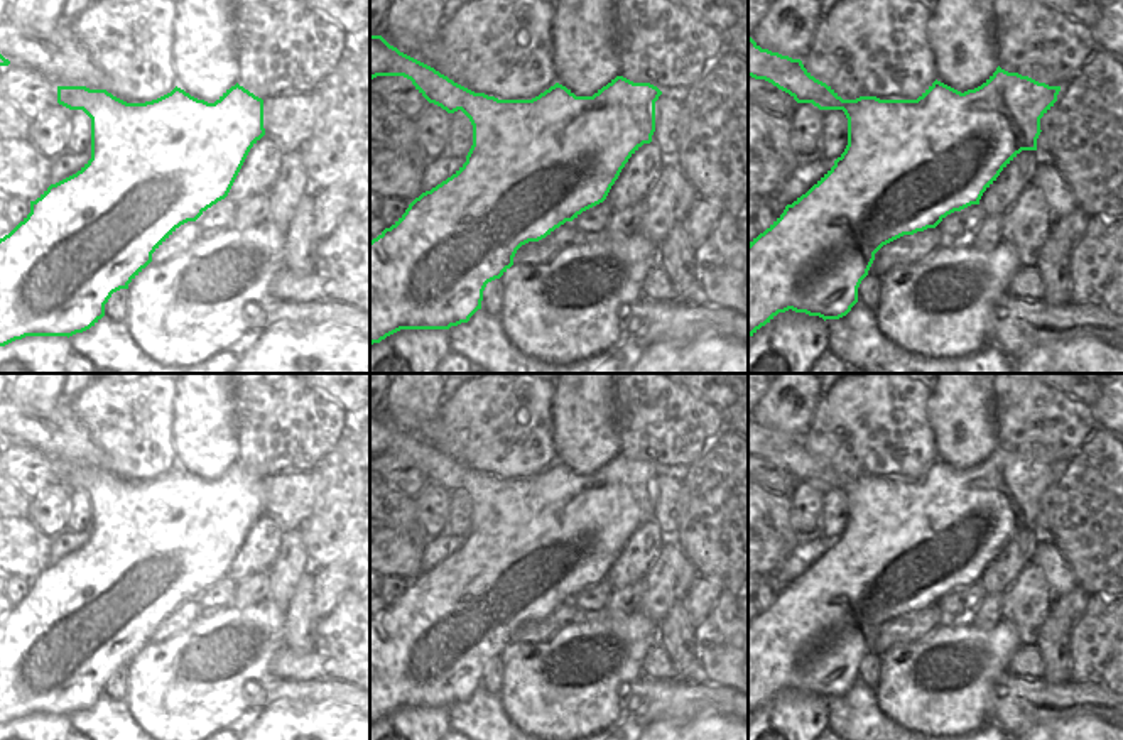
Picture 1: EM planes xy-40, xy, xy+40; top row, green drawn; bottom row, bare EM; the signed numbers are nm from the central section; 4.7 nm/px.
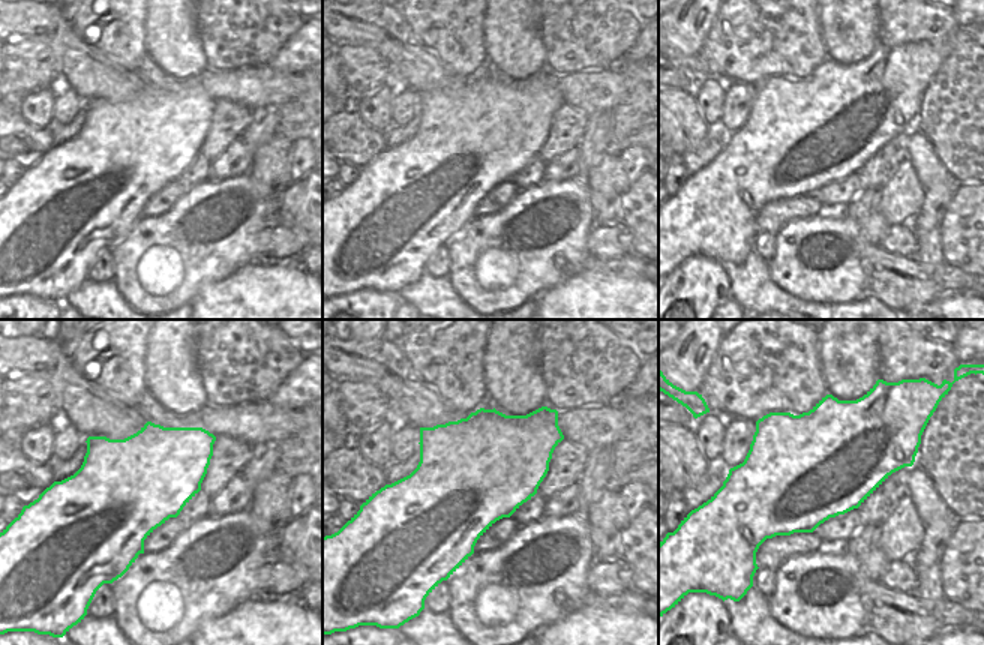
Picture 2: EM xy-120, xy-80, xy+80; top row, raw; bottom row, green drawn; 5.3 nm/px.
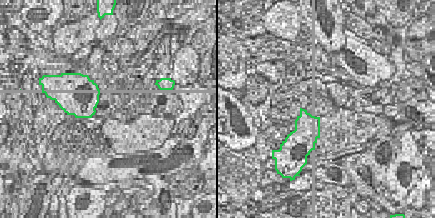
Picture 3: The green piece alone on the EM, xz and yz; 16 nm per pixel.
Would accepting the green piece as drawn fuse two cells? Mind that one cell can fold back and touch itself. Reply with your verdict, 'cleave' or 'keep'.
keep

